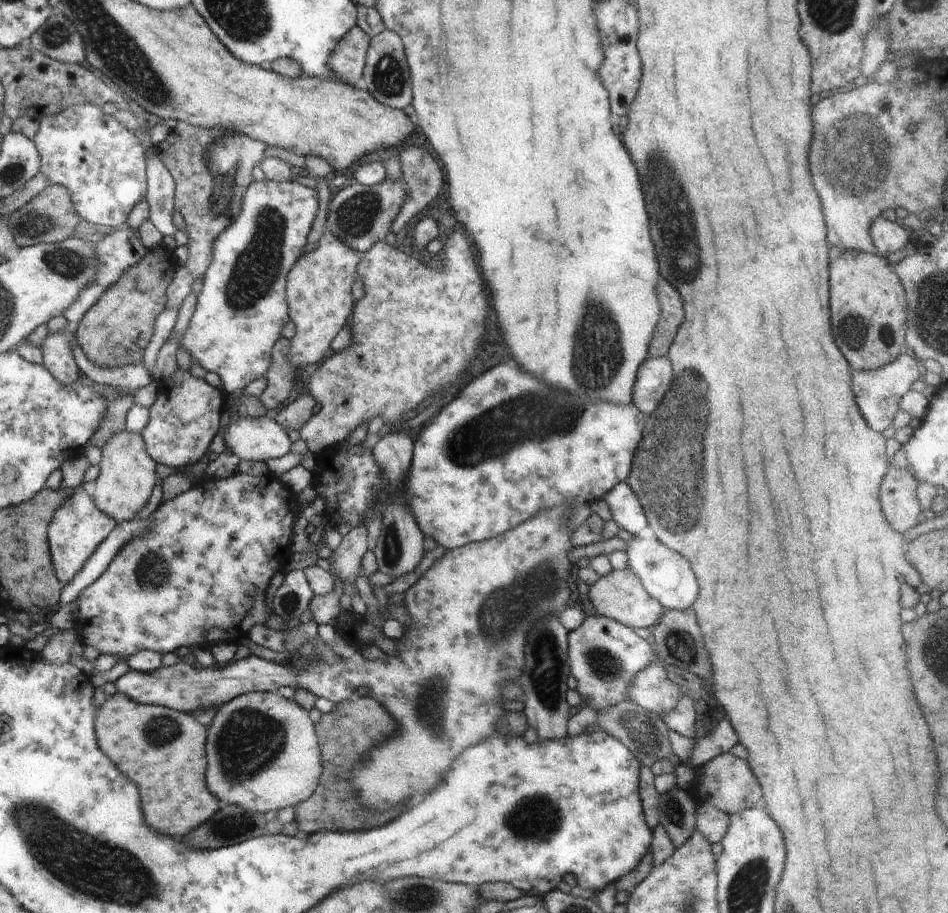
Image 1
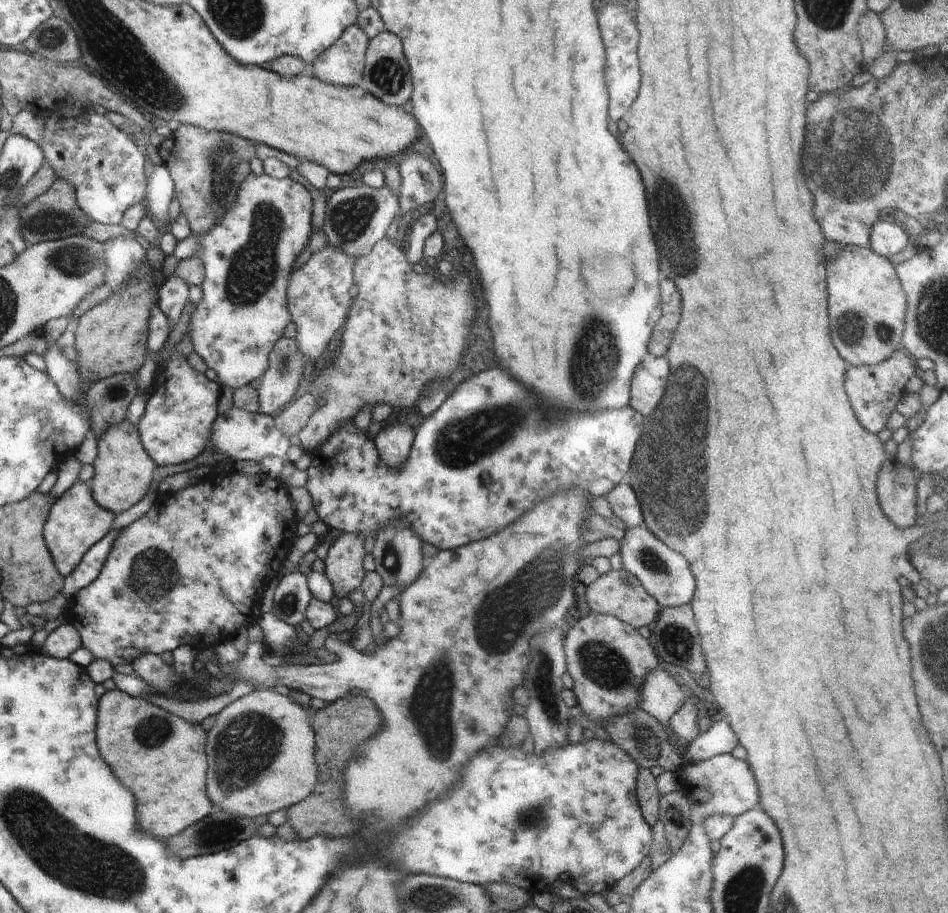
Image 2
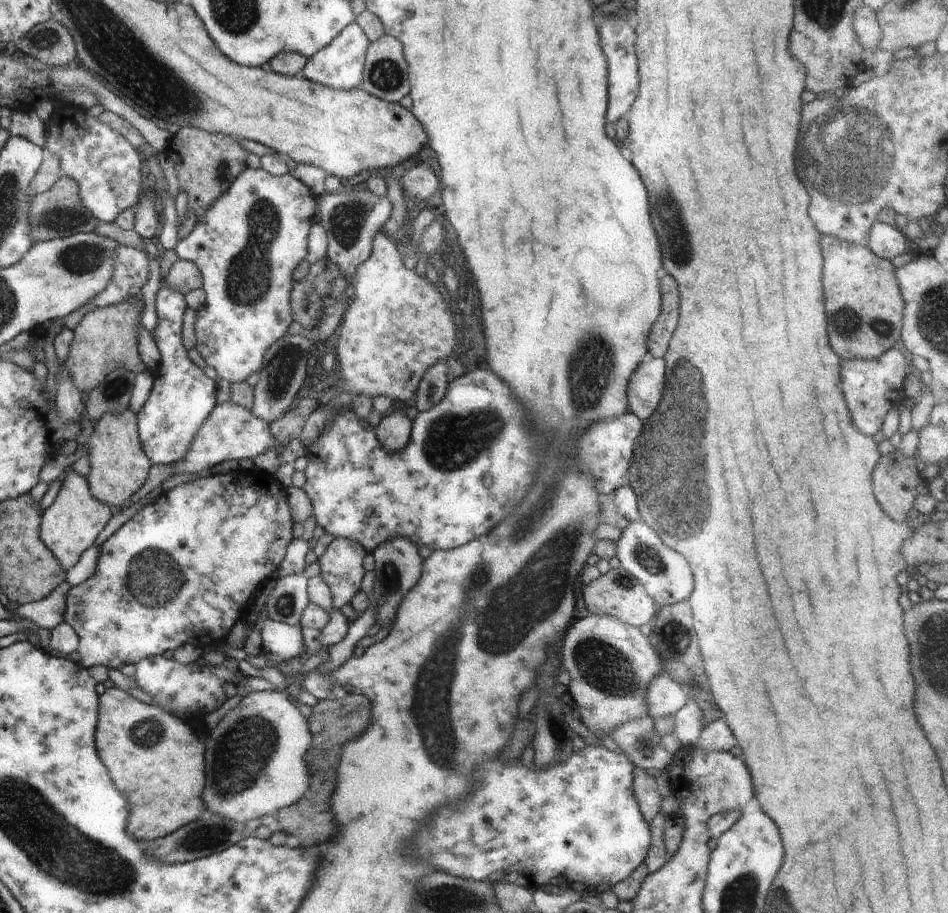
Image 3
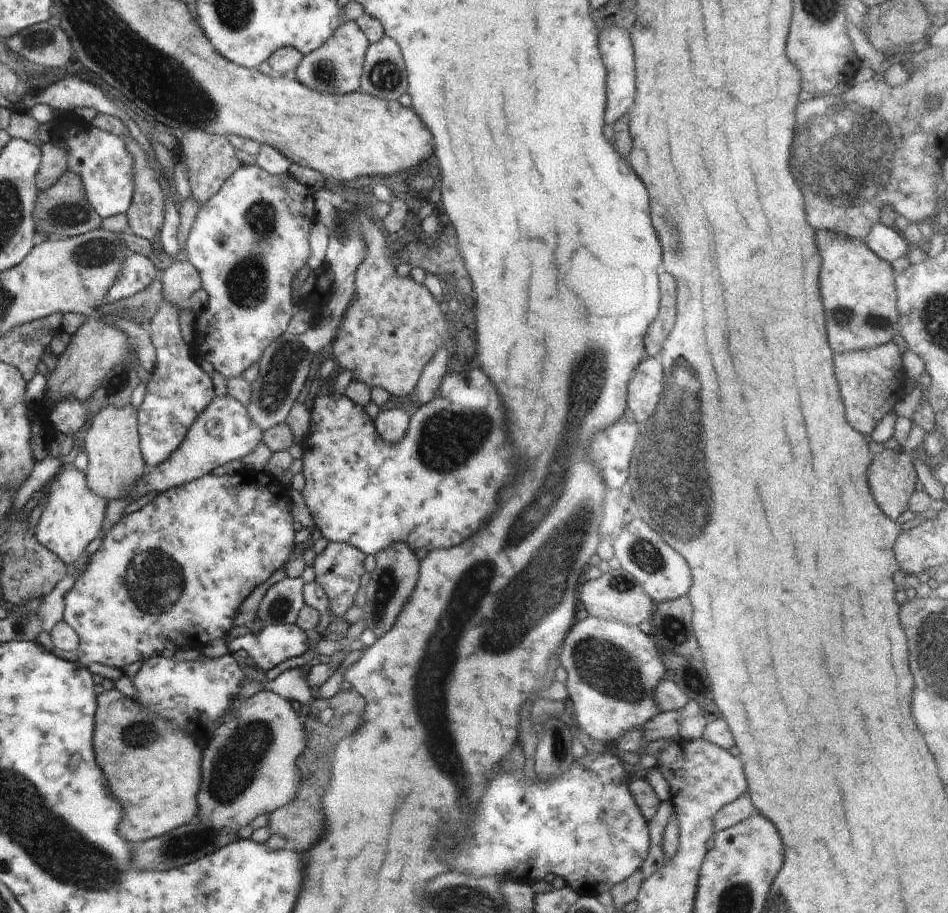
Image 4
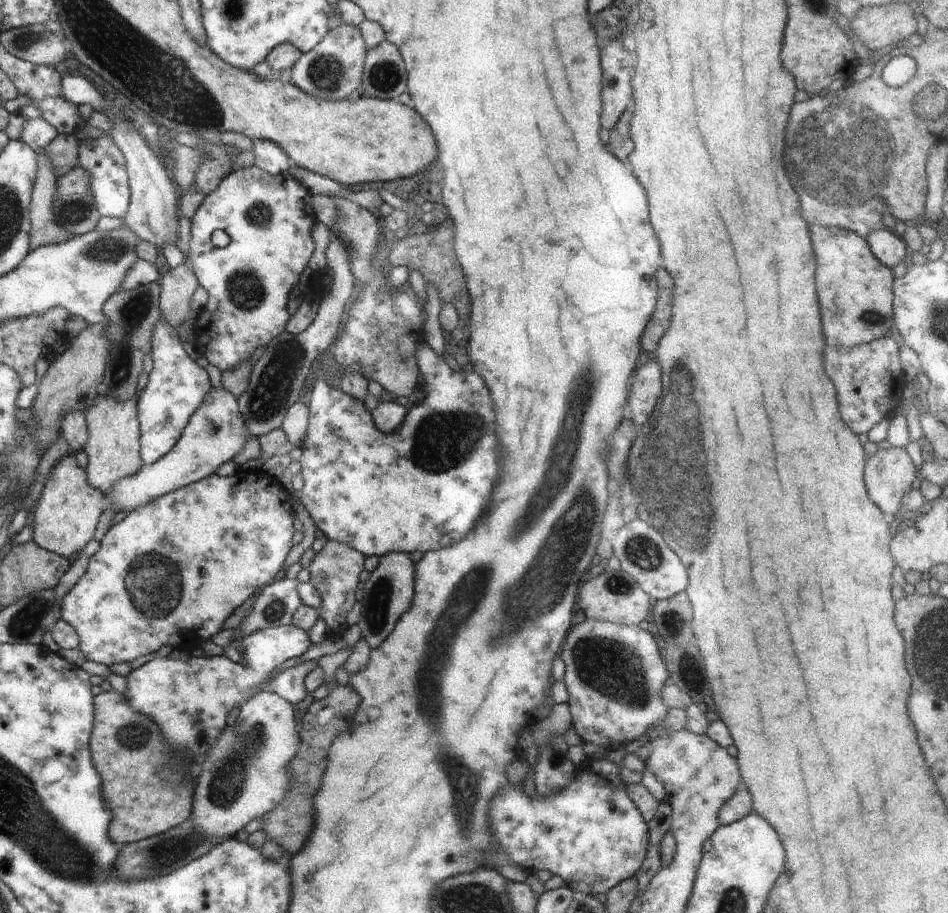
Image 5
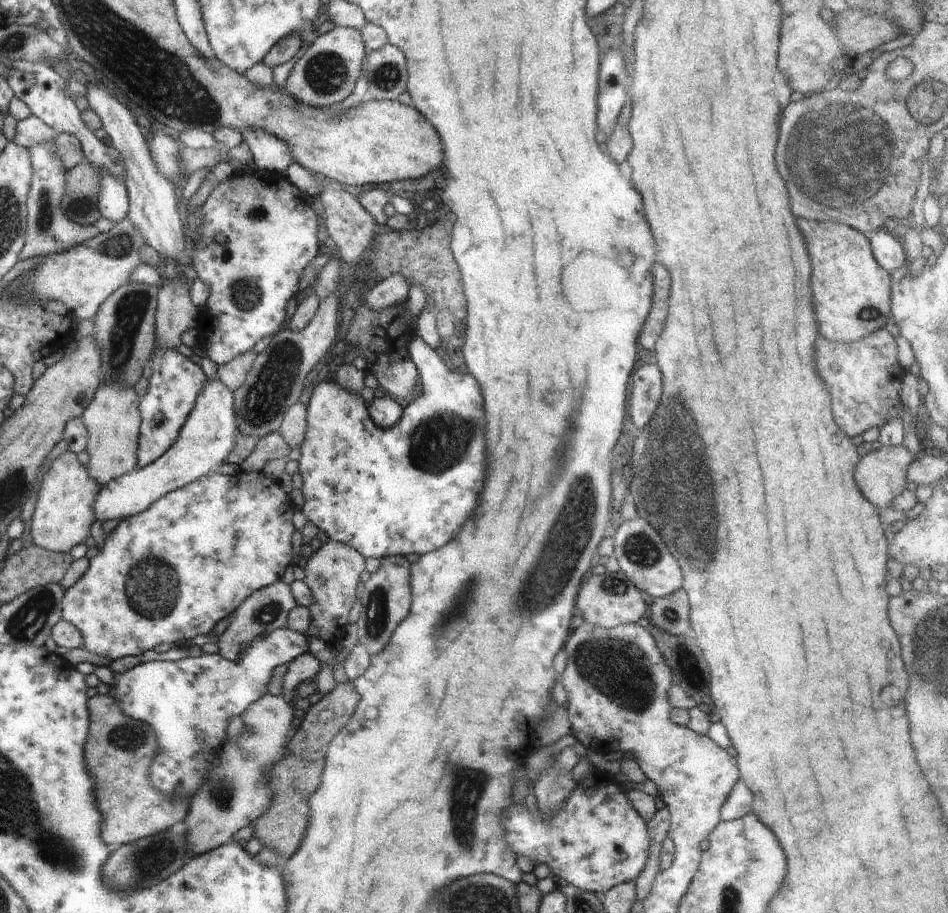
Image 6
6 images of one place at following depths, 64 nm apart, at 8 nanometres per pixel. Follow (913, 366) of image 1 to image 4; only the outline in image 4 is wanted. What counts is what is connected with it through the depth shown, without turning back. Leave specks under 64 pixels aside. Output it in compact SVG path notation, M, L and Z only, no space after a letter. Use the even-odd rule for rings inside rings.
M893 340L868 351L834 354L834 372L840 384L842 404L846 408L846 420L860 434L870 437L878 421L882 420L888 412L892 412L894 407L900 405L898 400L904 396L902 378L905 375L901 356Z

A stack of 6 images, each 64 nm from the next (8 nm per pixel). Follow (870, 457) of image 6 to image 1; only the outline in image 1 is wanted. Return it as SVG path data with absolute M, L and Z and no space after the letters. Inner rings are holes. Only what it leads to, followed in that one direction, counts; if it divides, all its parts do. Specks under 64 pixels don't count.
M887 468L880 485L880 504L886 520L899 533L905 533L923 520L916 495L918 480L909 469Z

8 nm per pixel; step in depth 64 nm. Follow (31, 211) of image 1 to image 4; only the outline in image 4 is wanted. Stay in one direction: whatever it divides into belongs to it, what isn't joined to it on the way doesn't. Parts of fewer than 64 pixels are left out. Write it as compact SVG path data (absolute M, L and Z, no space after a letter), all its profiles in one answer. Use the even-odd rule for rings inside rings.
M66 171L60 178L40 194L32 214L36 232L46 233L47 238L67 238L102 228L103 218L87 199L86 189L80 175Z

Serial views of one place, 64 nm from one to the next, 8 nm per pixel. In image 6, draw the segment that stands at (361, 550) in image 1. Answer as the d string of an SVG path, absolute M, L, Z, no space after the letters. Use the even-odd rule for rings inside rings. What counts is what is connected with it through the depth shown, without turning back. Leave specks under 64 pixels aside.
M328 538L312 553L302 570L305 574L303 581L312 591L312 602L306 607L311 614L310 630L305 636L310 642L313 633L324 640L330 649L338 648L349 624L348 612L352 610L352 604L357 599L356 586L360 582L360 574L365 570L365 558L355 548Z

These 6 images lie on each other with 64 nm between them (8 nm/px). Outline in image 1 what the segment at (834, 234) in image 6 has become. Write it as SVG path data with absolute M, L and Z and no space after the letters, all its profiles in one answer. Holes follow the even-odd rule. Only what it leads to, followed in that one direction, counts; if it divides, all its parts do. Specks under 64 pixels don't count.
M830 248L830 310L836 346L854 370L883 367L906 351L906 293L884 256L856 250L840 252L838 248Z

